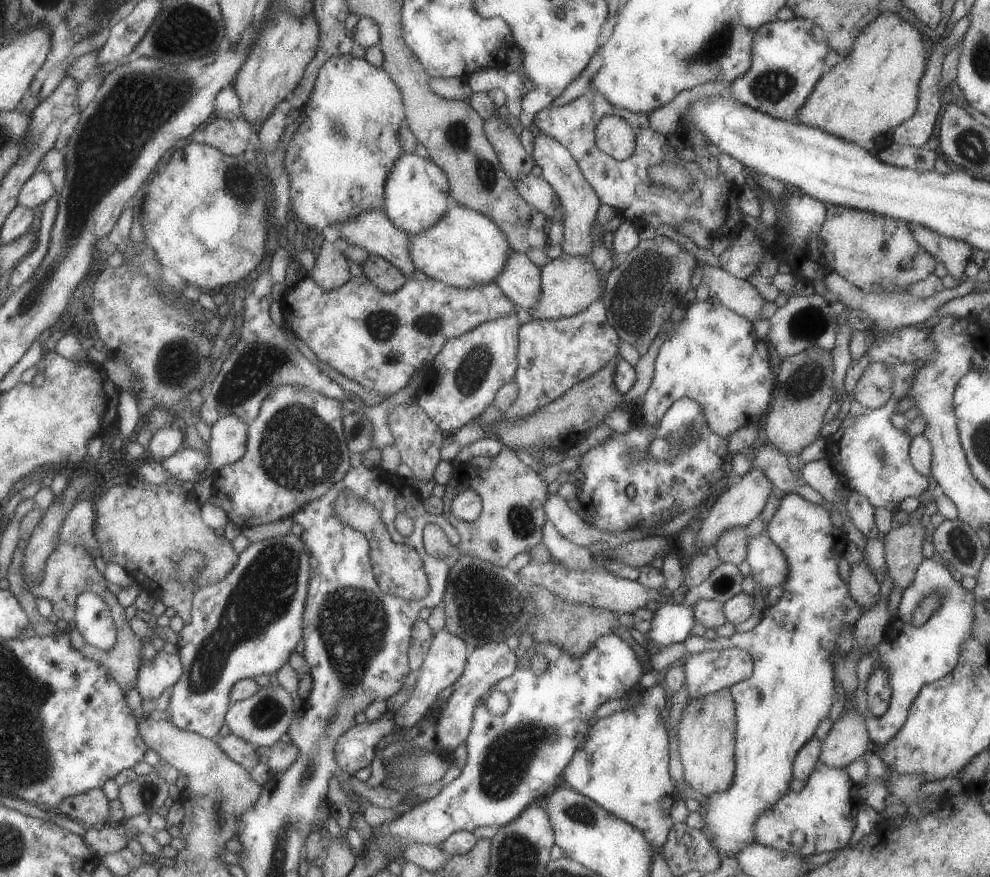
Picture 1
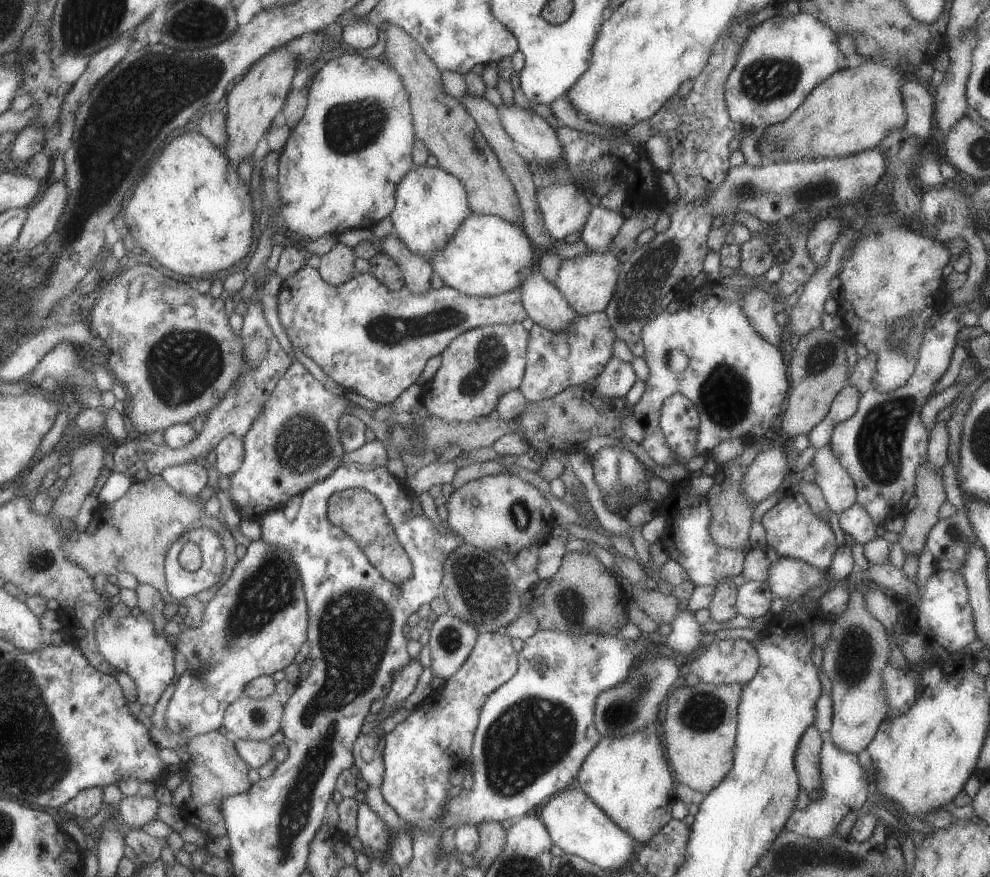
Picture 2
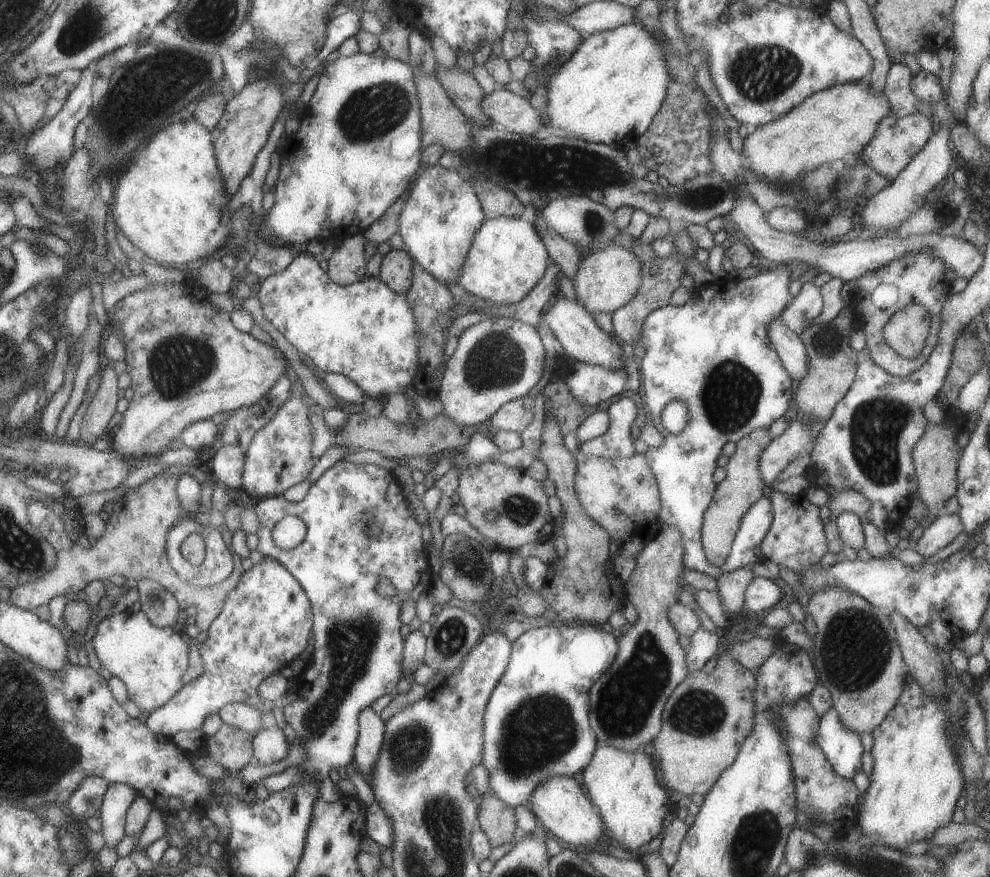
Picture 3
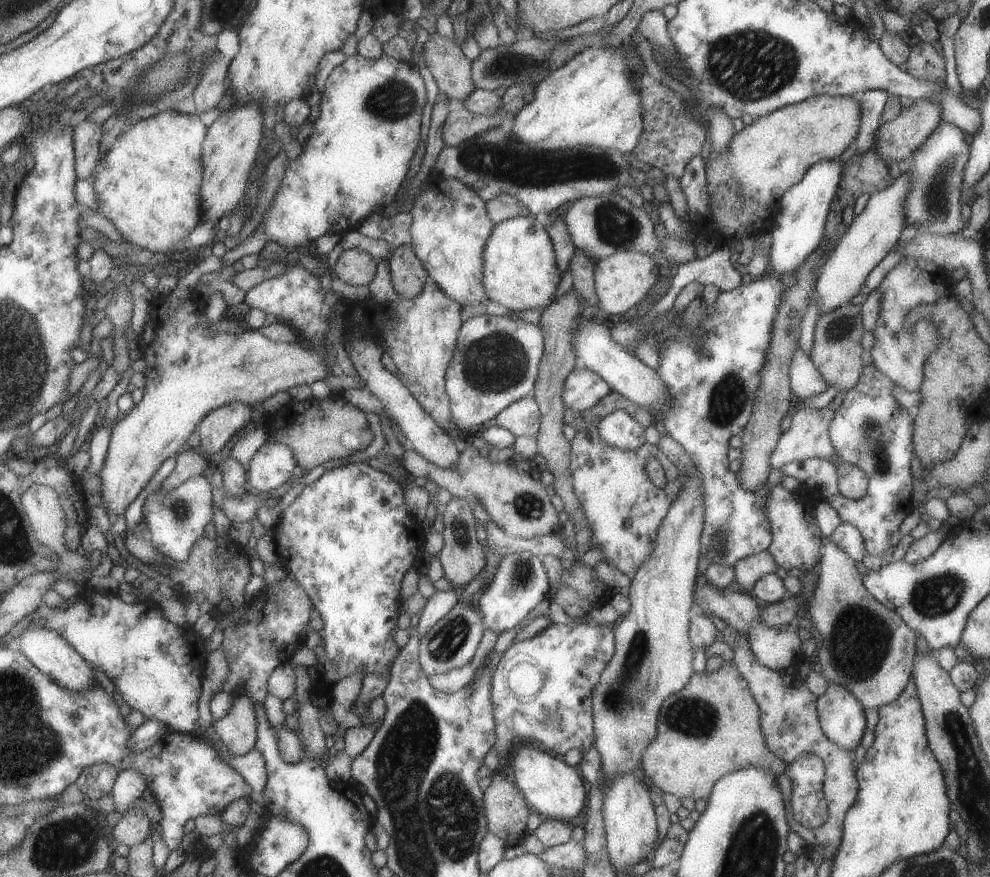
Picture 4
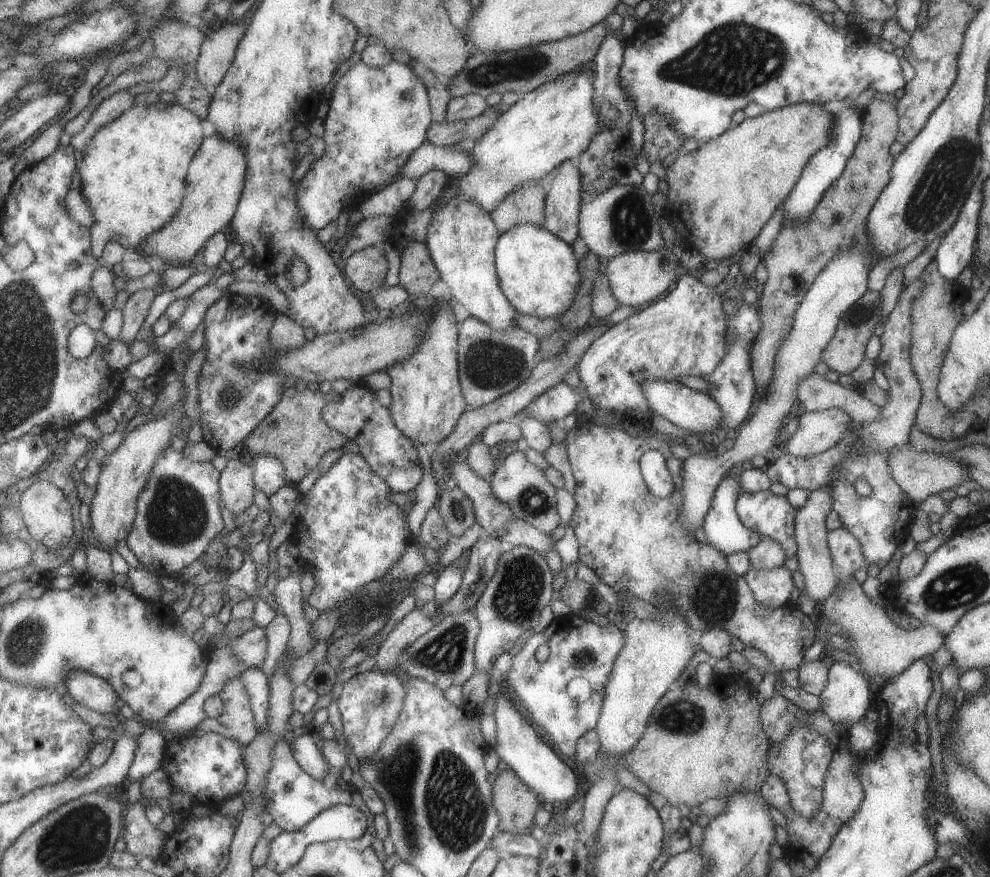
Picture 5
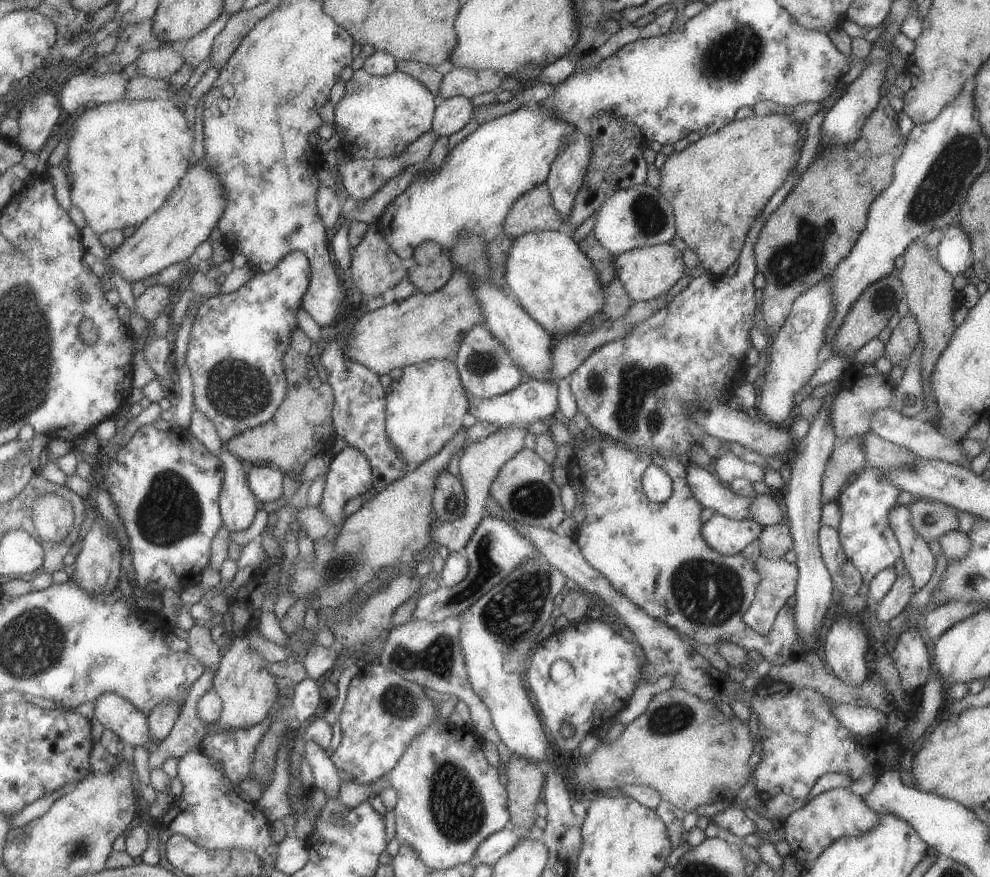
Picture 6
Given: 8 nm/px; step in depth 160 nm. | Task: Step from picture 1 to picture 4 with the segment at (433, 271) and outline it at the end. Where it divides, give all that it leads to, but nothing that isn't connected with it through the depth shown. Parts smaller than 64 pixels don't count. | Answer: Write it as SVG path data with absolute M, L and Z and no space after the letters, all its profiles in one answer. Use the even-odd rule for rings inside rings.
M529 214L527 217L513 217L494 224L491 234L483 249L482 283L484 291L490 300L505 308L519 312L537 308L543 310L551 301L561 279L556 267L555 251L543 224L538 223Z

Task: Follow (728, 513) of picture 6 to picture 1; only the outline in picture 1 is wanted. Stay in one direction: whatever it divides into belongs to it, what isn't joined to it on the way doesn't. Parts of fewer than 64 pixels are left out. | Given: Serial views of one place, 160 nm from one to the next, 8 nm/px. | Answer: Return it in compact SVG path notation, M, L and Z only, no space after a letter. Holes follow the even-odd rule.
M785 493L765 529L765 533L775 546L779 547L788 564L787 580L781 585L784 591L779 601L773 607L766 607L759 623L749 631L714 639L689 635L682 641L687 655L704 650L737 647L747 651L752 658L751 676L728 688L734 700L736 720L732 783L726 789L706 796L697 810L703 819L704 827L701 830L719 860L733 857L738 849L755 843L755 821L790 790L788 786L792 779L792 764L797 751L814 735L817 725L828 716L830 706L835 701L833 668L829 657L833 648L837 647L835 641L839 628L853 625L863 610L851 598L848 585L837 575L837 562L843 554L847 540L843 531L836 530L831 523L829 518L832 513L829 507L812 504L800 493Z

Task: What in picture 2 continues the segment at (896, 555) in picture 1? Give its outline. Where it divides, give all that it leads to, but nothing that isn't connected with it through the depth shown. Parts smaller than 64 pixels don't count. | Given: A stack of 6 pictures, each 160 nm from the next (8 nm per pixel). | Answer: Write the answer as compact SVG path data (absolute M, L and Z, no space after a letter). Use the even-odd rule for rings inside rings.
M927 458L917 465L914 476L917 504L902 523L897 541L906 554L921 554L929 529L939 520L939 506L945 502L941 470L934 469Z

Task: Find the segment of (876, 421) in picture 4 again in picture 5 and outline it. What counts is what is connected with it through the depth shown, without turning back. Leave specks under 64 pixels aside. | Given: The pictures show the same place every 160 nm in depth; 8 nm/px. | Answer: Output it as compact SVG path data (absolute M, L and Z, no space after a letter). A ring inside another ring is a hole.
M852 422L848 432L835 446L813 456L801 458L783 452L775 457L765 474L771 483L781 483L788 489L804 488L811 491L823 485L831 487L832 510L837 513L842 528L856 538L863 560L868 566L875 564L881 569L887 564L895 548L909 535L913 502L889 474L886 458L890 452L867 453L858 444L858 426ZM859 477L865 479L871 487L869 496L859 496L855 492L854 482Z

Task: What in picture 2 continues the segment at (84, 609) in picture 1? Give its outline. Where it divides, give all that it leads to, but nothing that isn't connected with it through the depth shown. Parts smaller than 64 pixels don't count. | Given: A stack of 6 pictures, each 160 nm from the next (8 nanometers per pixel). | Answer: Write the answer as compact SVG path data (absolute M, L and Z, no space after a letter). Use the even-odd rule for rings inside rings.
M143 613L119 619L108 614L98 616L93 622L93 632L97 650L105 662L115 671L127 674L136 685L135 701L140 705L154 706L175 676L173 656L176 651L172 639L163 633L157 633Z

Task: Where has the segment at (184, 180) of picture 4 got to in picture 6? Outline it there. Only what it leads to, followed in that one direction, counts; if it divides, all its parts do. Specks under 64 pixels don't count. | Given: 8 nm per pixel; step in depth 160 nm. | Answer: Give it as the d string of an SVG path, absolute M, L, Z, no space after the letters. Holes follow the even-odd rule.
M122 98L117 101L99 104L85 109L83 114L79 114L73 120L73 124L71 124L71 128L68 131L66 132L67 152L65 152L67 168L65 170L63 169L63 172L65 175L67 174L67 184L71 191L71 203L81 210L86 221L86 226L98 236L111 230L124 230L127 227L142 224L143 220L146 220L151 214L154 214L163 206L167 196L173 191L173 188L179 183L179 180L184 177L187 168L195 160L192 152L192 146L194 144L193 130L191 131L187 127L182 110L178 110L169 99L125 100L125 98Z

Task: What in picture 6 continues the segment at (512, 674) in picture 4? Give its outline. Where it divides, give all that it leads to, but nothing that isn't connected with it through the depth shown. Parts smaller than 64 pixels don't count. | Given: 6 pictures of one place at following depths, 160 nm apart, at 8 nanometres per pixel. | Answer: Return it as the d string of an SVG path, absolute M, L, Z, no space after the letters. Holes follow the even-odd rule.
M579 618L572 619L567 630L556 630L551 628L552 634L537 642L534 649L530 652L527 668L525 668L524 680L529 686L529 692L535 698L535 710L541 724L545 726L547 734L551 736L551 740L559 750L567 750L567 752L575 751L581 740L589 733L595 730L599 731L604 724L611 721L616 715L626 708L630 697L632 696L633 688L639 680L639 666L646 663L643 650L637 642L627 642L619 633L612 630L612 625L607 624L601 619L580 620ZM556 660L567 661L573 672L559 682L553 682L549 677L550 666ZM567 724L573 728L573 734L565 738L561 734L561 726Z

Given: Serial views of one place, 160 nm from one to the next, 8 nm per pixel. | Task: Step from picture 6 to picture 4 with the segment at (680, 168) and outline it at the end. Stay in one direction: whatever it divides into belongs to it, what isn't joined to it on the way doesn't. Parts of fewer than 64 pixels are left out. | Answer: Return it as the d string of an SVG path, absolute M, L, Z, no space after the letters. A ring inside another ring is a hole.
M815 95L807 97L805 100L782 106L781 108L775 109L762 117L755 117L752 122L745 125L739 132L735 133L728 142L726 148L726 154L723 153L706 153L704 169L706 170L706 191L707 191L707 206L710 210L710 218L705 218L704 227L695 226L695 220L690 220L688 223L693 228L693 233L696 235L695 242L700 244L701 242L725 242L730 244L732 247L737 247L741 237L756 238L760 236L763 222L765 220L772 220L772 216L778 211L778 200L781 195L794 184L797 184L805 171L818 160L830 159L839 156L853 140L858 133L858 126L860 121L860 106L858 105L856 97L838 97L829 95Z

